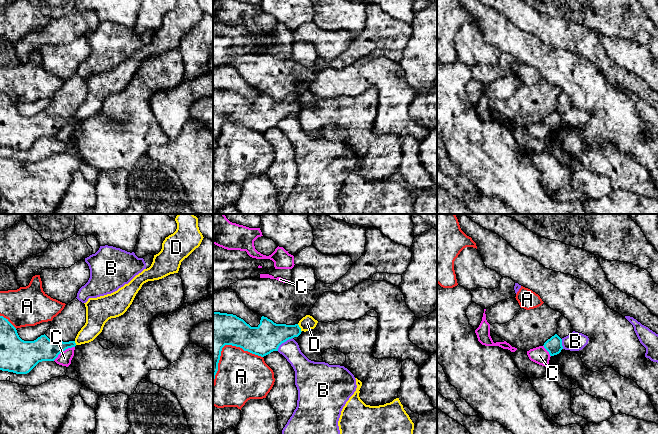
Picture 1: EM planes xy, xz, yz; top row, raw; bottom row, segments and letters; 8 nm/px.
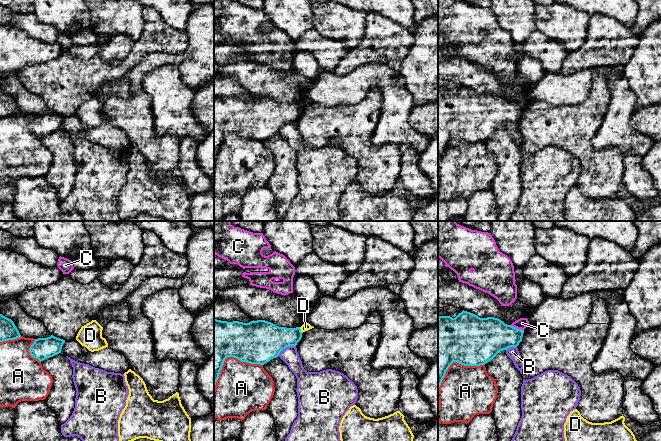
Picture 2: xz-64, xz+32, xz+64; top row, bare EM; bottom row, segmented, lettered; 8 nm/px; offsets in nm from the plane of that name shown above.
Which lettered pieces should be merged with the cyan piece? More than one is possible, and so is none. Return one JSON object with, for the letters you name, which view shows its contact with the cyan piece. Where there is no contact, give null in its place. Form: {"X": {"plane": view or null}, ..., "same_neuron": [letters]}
{"same_neuron": []}

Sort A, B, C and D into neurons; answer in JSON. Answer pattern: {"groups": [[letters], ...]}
{"groups": [["A"], ["B"], ["C"], ["D"]]}

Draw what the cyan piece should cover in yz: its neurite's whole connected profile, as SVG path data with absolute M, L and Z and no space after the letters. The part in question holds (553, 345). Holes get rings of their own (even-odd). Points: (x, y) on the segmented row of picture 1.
M555 334L544 343L544 348L549 352L550 356L557 355L563 349L562 339Z

